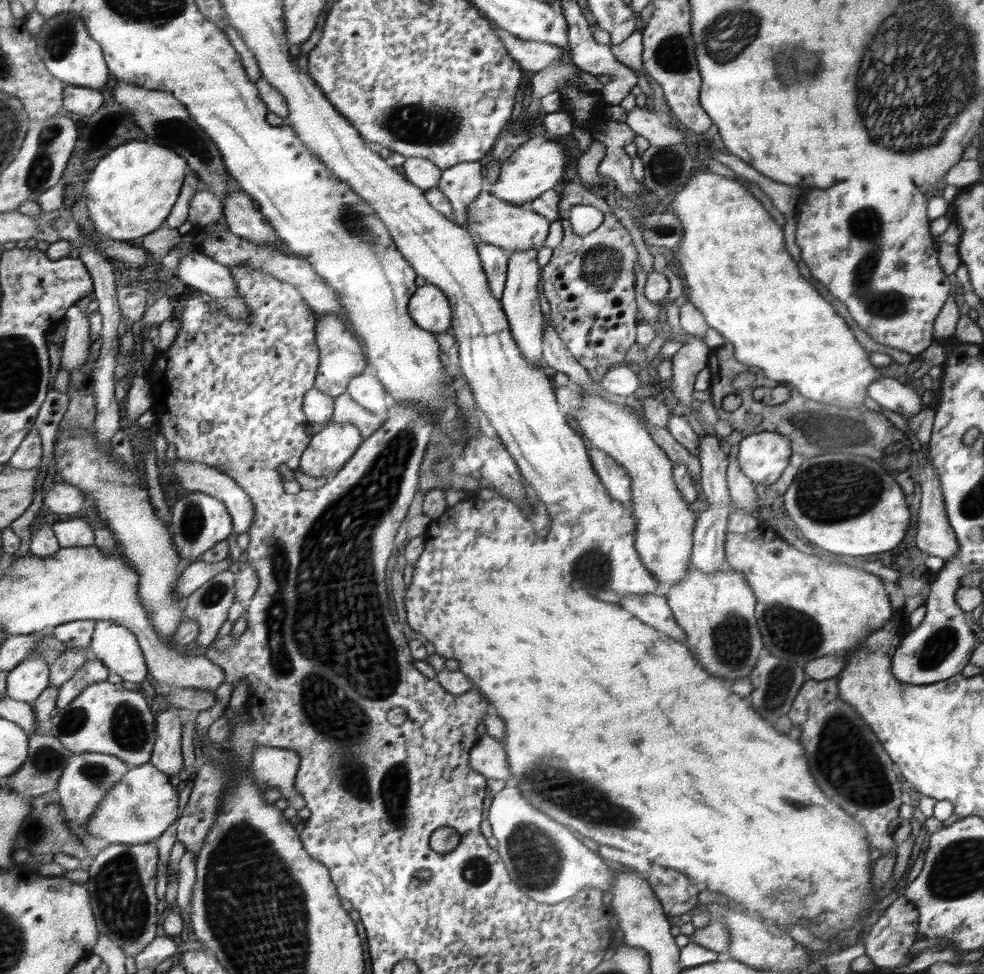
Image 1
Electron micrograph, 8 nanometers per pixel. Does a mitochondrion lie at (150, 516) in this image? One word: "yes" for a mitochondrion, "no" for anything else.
no

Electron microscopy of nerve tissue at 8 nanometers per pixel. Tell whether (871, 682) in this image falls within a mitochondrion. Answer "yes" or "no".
no

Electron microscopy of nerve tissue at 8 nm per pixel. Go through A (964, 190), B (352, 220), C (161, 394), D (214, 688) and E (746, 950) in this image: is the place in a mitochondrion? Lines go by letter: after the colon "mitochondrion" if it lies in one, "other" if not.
A: other
B: mitochondrion
C: other
D: other
E: other

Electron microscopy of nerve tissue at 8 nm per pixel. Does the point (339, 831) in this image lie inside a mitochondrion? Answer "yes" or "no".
no

